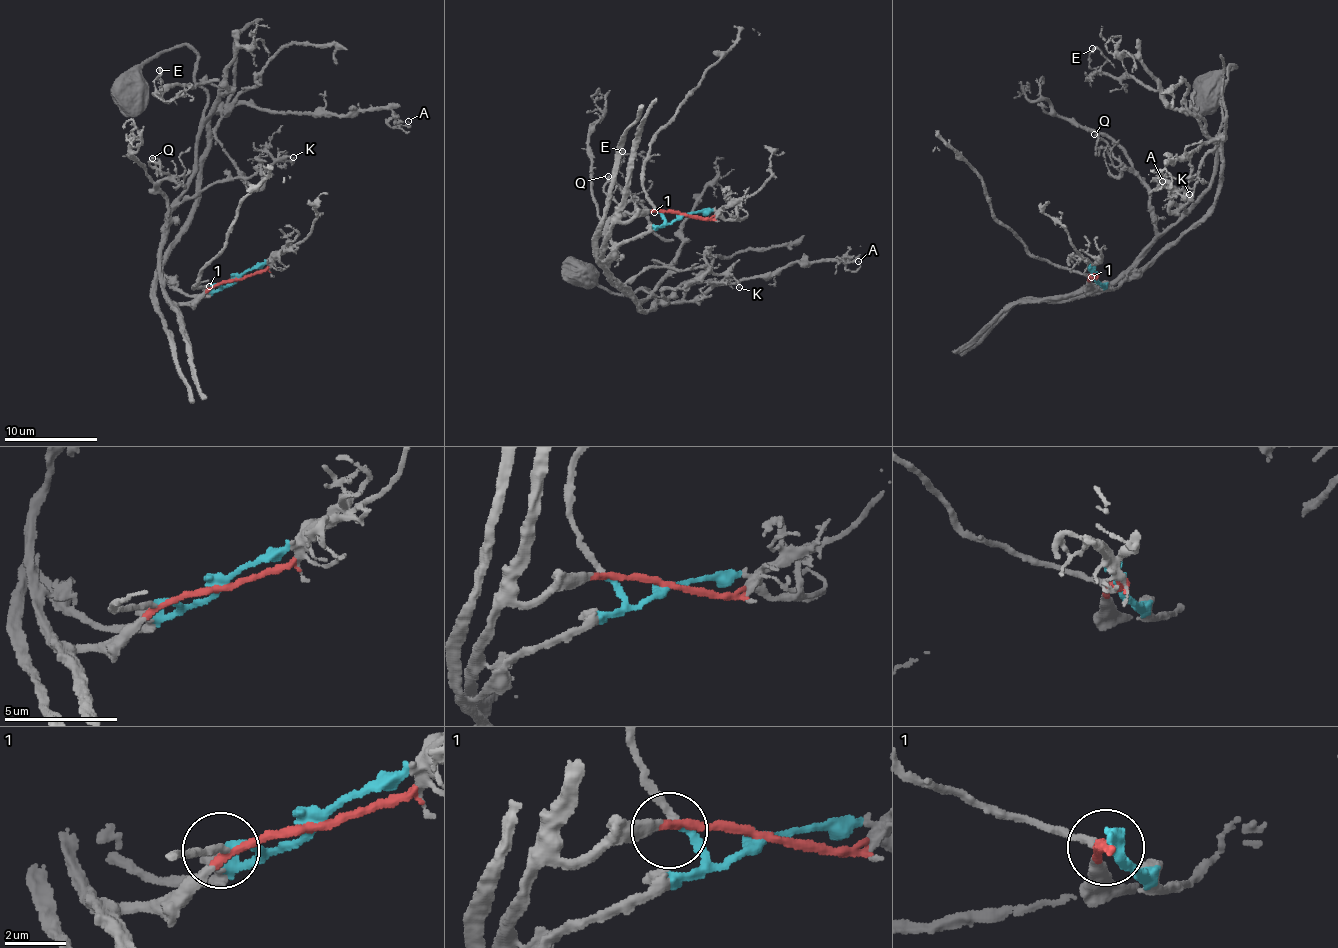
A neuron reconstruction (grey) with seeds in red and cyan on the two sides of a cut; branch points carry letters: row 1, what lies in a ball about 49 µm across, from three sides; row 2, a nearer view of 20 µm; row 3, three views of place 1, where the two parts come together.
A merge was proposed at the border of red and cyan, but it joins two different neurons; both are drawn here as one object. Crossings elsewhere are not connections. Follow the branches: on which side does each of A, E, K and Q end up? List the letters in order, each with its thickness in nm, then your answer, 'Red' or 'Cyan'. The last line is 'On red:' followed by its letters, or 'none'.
A: Thickness 80 nm. Cyan
E: Thickness 180 nm. Red
K: Thickness 240 nm. Cyan
Q: Thickness 160 nm. Red
On red: E, Q

